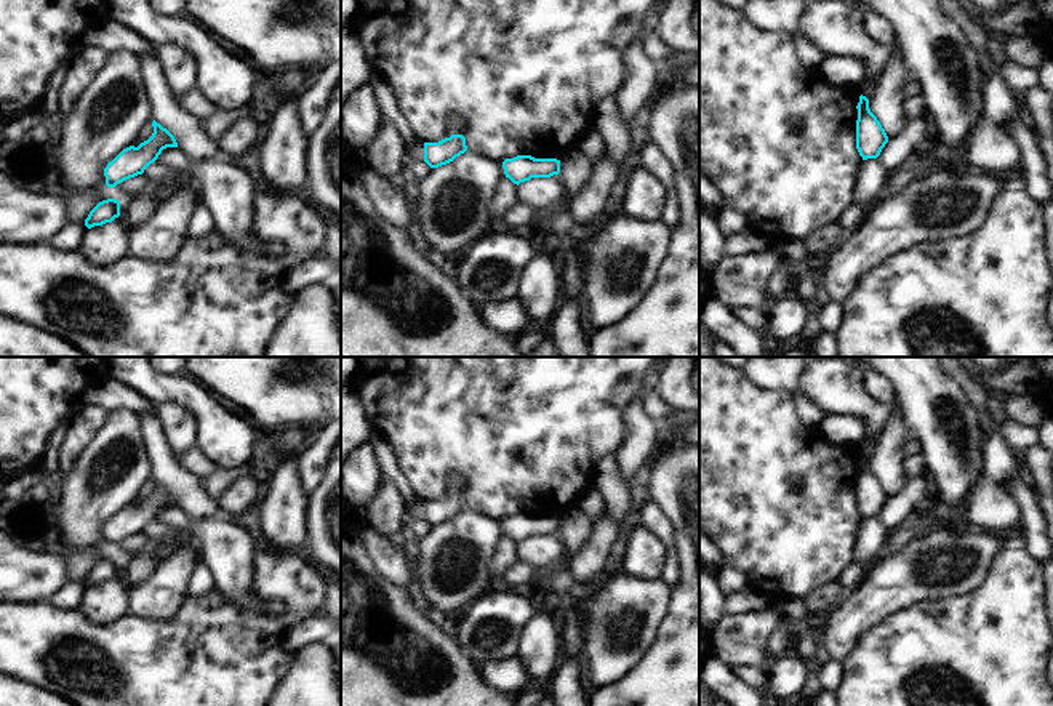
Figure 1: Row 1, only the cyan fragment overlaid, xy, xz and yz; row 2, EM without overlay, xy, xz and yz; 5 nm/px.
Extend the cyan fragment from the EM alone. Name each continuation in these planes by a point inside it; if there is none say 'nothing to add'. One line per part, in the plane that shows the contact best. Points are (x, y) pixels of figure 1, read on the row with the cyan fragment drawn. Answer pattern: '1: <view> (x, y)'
nothing to add

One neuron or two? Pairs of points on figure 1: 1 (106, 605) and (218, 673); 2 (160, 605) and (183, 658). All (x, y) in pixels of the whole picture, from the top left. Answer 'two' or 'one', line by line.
1: two
2: two

